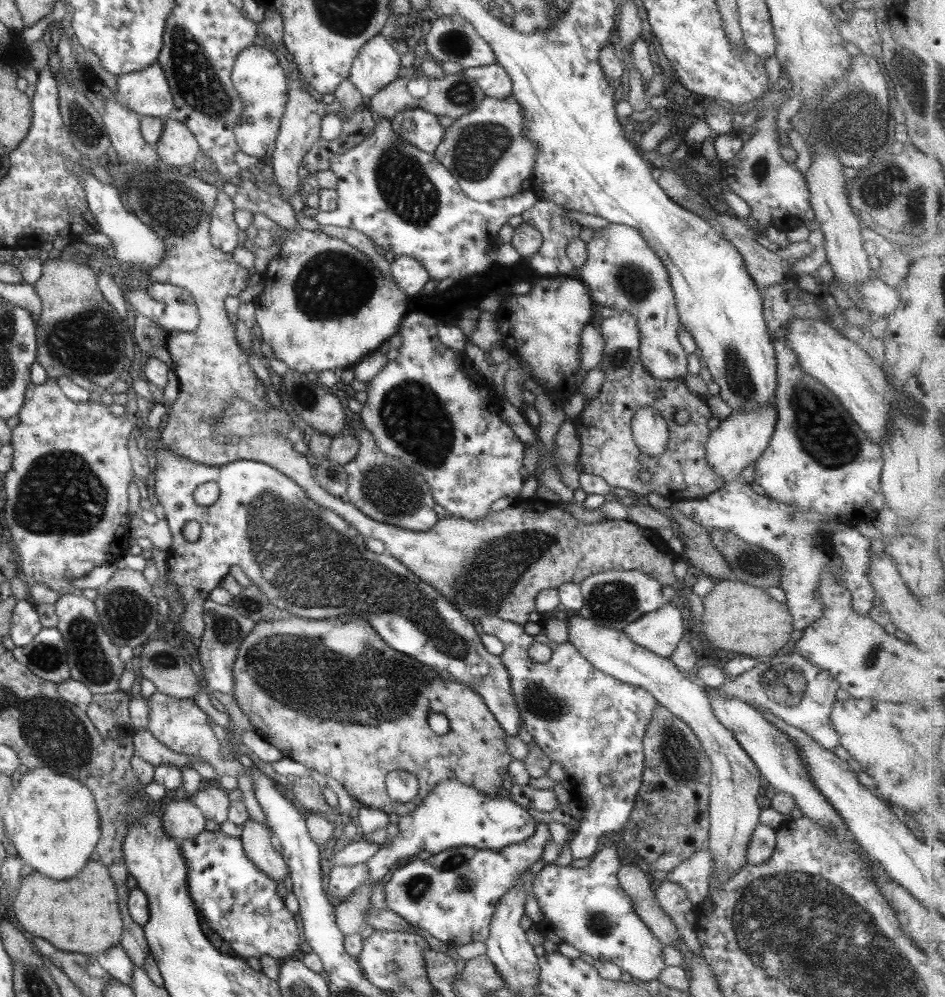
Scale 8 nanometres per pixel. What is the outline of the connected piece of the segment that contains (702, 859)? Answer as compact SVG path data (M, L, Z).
M705 845L704 848L694 852L684 863L674 867L668 874L666 881L680 884L686 890L690 902L697 909L700 902L710 892L709 882L714 869L714 863L716 862L712 860L710 848Z

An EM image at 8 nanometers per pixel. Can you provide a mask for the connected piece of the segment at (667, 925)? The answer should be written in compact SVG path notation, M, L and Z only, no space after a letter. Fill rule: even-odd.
M621 865L617 875L620 886L630 896L636 914L650 932L665 946L685 948L678 927L658 904L646 874L636 865Z

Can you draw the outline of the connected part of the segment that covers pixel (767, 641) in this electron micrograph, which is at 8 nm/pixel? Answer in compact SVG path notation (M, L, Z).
M735 578L719 581L703 599L703 631L707 640L724 651L757 659L768 659L780 653L793 632L792 618L784 604L772 600L764 589L744 584Z

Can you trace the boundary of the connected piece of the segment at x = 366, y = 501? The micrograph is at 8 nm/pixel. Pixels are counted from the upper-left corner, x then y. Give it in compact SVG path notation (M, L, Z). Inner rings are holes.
M352 418L347 430L358 439L358 452L354 460L344 465L347 474L345 499L378 522L411 531L428 531L434 527L440 519L434 510L436 502L432 496L432 488L424 480L424 476L408 468L402 460L382 452L361 418Z

